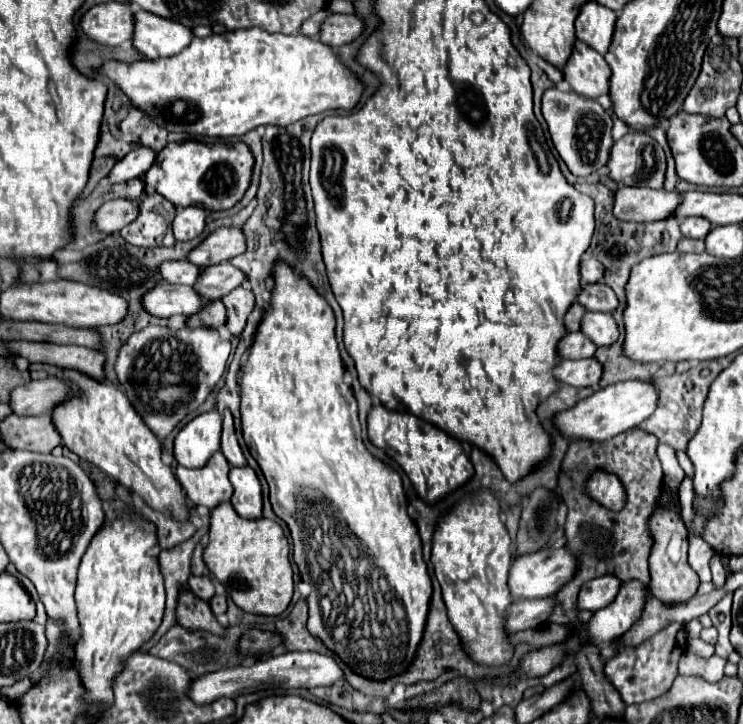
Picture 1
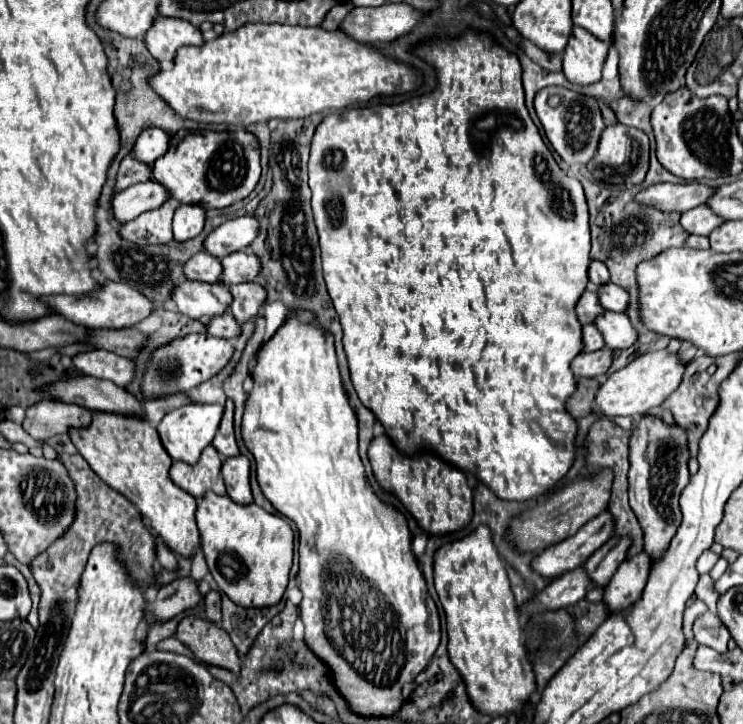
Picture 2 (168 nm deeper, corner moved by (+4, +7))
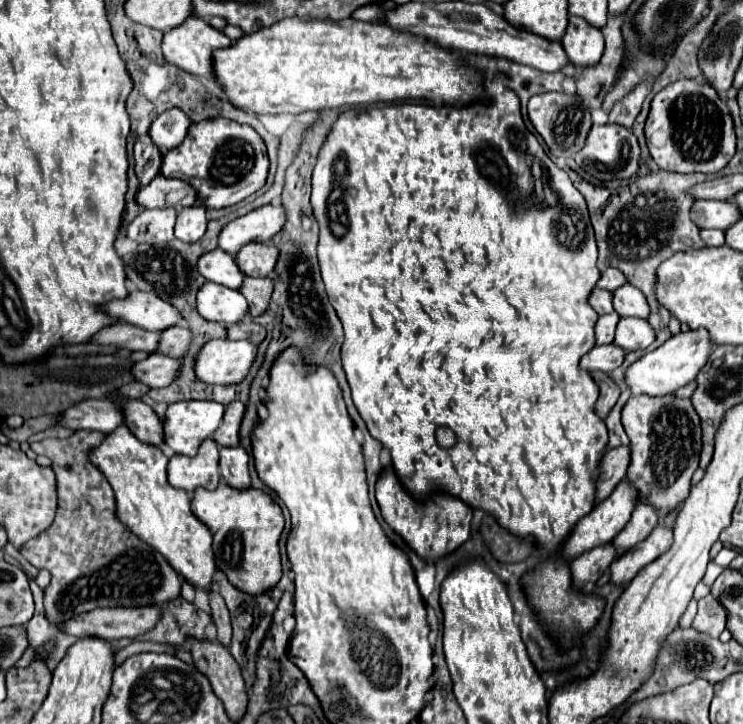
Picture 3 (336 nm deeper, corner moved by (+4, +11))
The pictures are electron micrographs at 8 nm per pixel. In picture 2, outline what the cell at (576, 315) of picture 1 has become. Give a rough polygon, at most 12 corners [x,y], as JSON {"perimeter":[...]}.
{"perimeter":[[587,289],[579,303],[581,323],[593,323],[605,309],[595,289]]}

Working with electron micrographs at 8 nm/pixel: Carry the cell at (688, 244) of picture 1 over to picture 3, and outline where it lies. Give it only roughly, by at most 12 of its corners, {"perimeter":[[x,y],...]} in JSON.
{"perimeter":[[701,229],[705,245],[719,247],[725,235],[719,229]]}

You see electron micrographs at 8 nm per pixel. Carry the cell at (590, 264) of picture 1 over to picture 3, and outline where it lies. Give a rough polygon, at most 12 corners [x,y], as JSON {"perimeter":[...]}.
{"perimeter":[[619,269],[601,271],[597,287],[613,291],[627,279]]}

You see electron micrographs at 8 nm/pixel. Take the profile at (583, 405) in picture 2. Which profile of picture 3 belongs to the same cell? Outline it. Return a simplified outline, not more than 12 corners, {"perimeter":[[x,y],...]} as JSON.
{"perimeter":[[591,373],[599,387],[595,413],[605,419],[619,387],[607,373]]}

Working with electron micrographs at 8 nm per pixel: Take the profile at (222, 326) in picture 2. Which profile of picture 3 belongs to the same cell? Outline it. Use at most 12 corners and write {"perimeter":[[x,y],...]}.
{"perimeter":[[253,321],[227,327],[227,339],[265,339],[265,329]]}

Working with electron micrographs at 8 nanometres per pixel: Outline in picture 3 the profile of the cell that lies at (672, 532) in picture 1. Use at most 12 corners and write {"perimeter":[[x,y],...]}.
{"perimeter":[[631,397],[627,481],[665,519],[699,465],[689,399]]}

